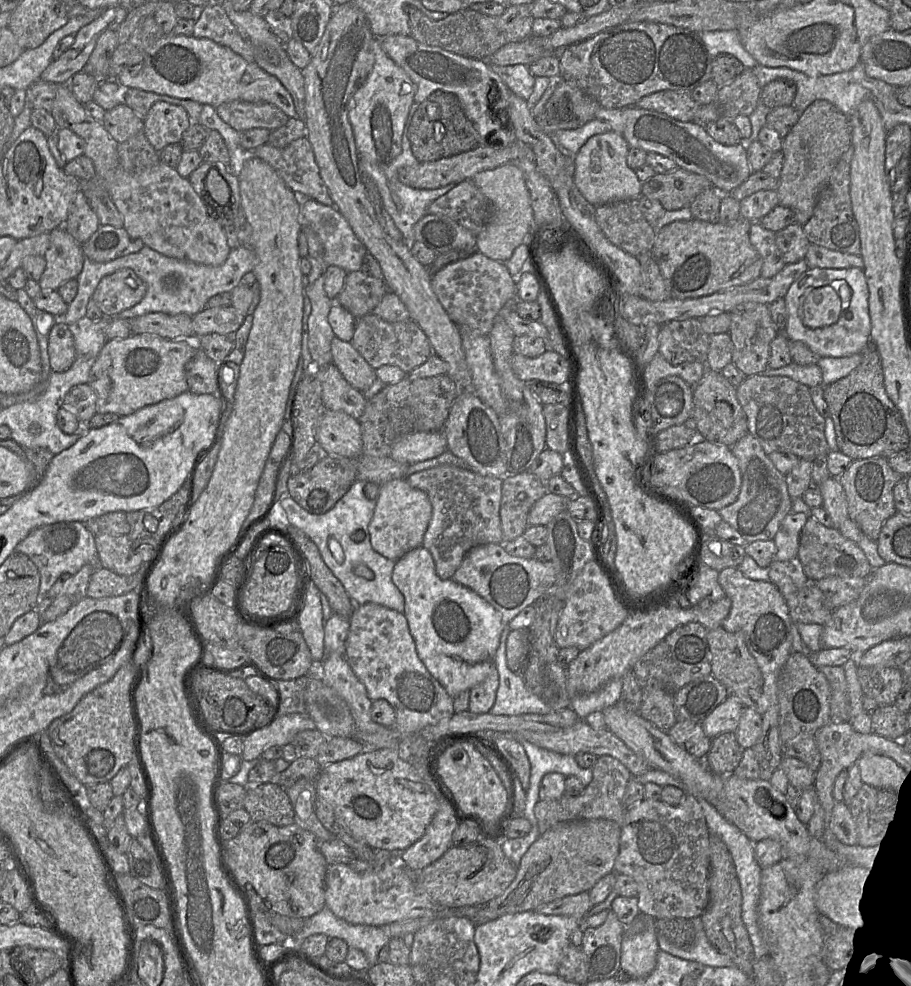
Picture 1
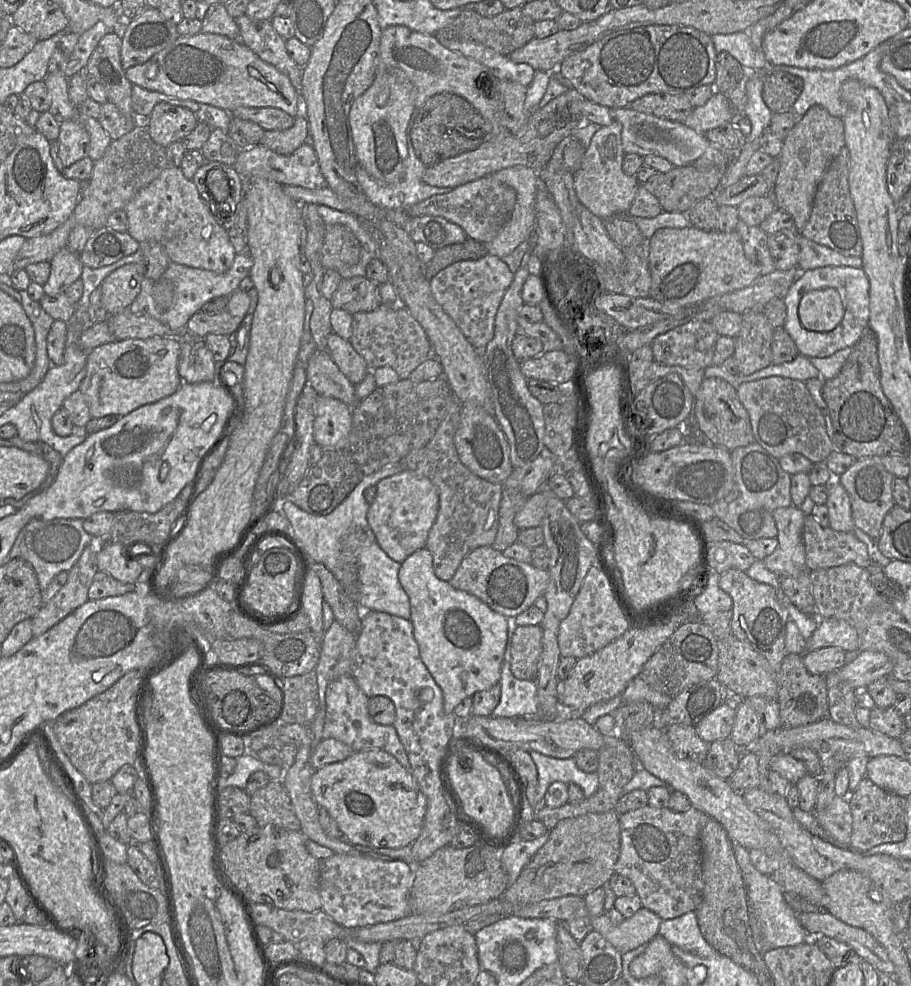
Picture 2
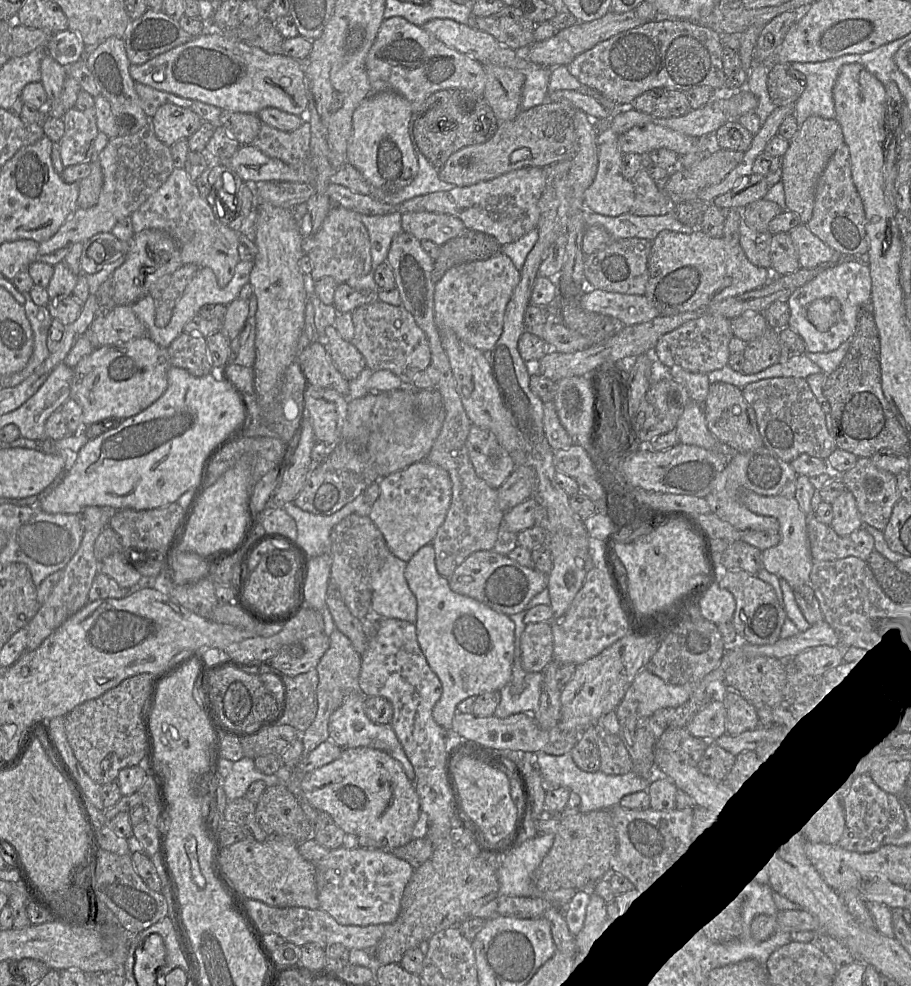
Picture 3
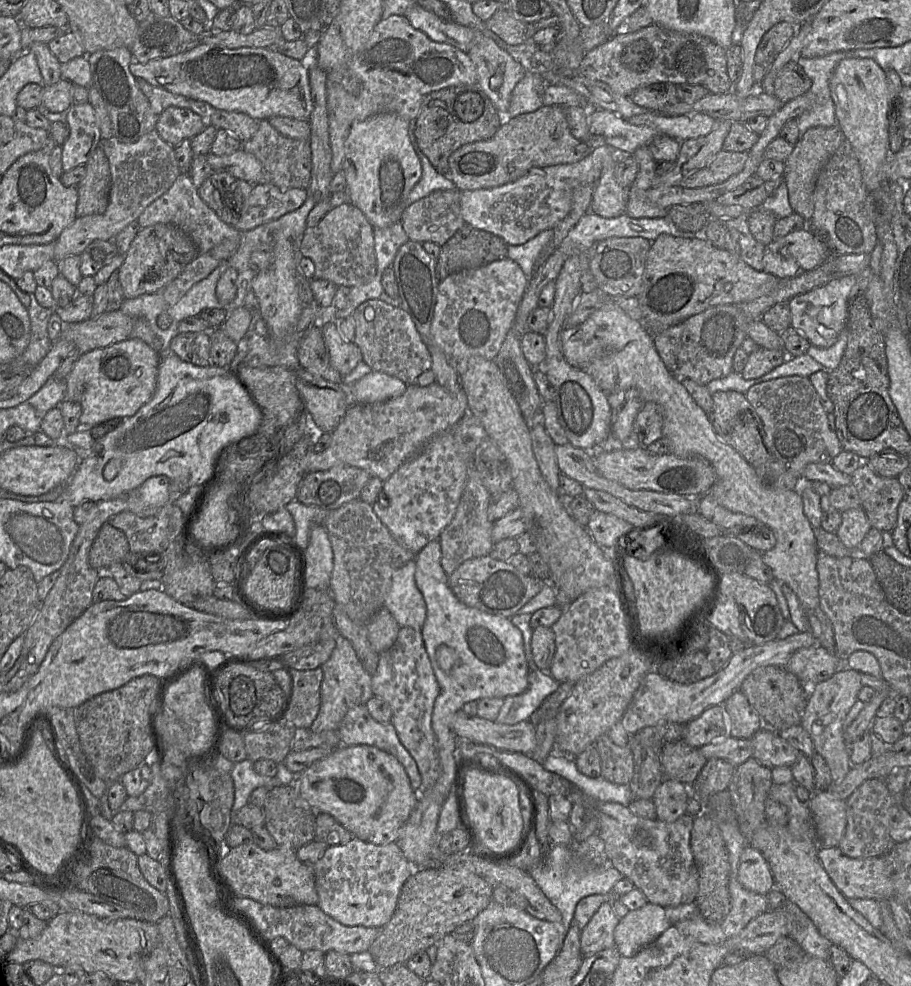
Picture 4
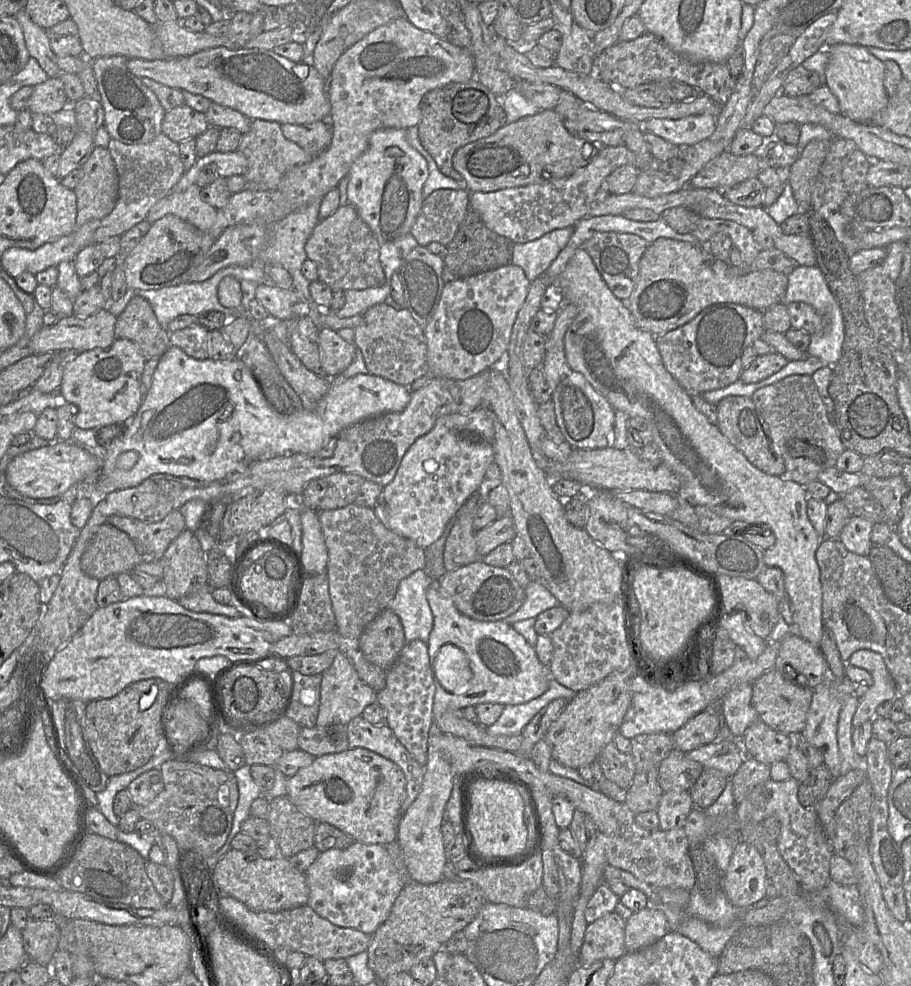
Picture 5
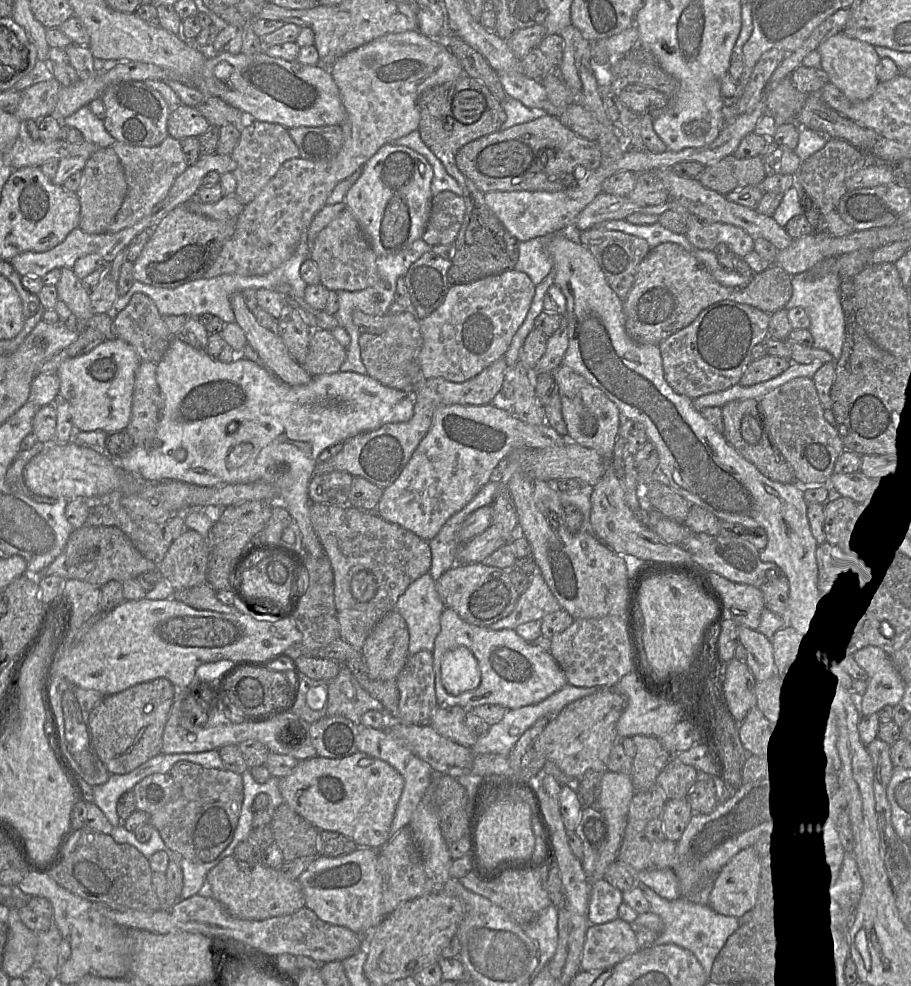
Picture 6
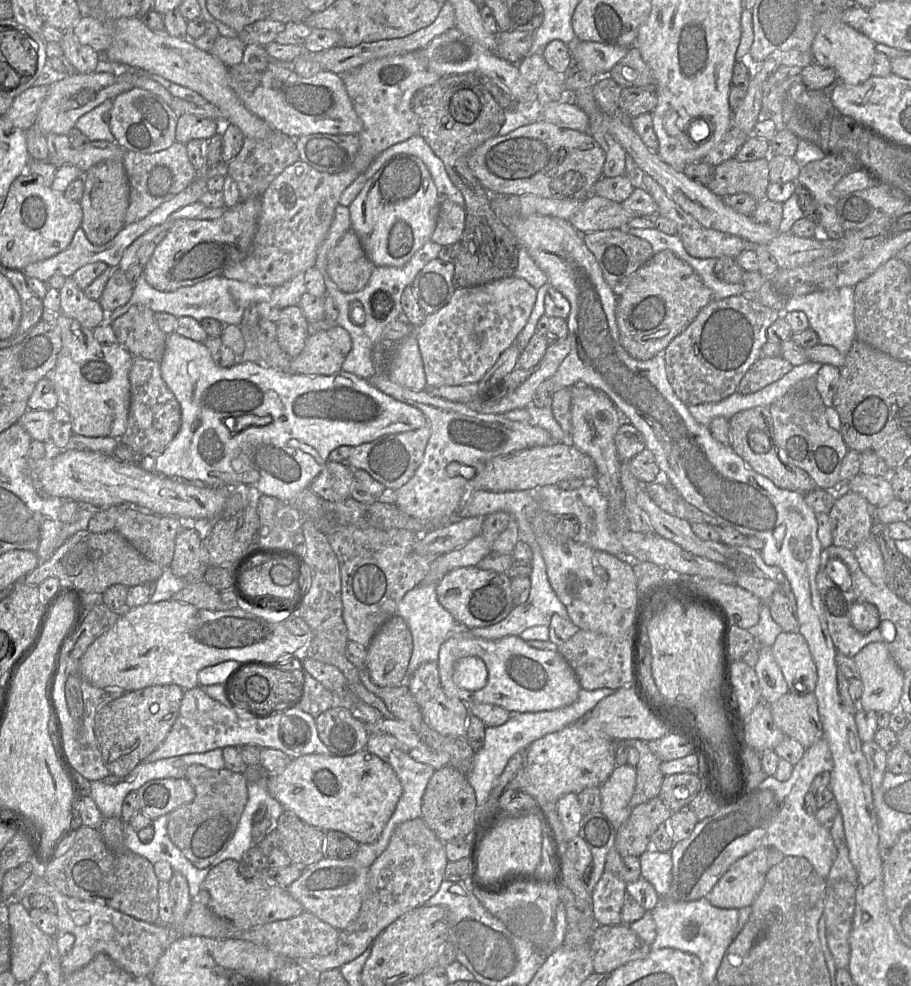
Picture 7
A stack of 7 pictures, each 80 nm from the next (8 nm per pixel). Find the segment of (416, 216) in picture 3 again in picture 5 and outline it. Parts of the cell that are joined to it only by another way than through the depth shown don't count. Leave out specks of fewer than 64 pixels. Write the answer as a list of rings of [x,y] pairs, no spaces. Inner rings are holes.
[[[437,189],[424,197],[410,234],[418,244],[439,242],[447,246],[454,238],[469,209],[467,189]]]

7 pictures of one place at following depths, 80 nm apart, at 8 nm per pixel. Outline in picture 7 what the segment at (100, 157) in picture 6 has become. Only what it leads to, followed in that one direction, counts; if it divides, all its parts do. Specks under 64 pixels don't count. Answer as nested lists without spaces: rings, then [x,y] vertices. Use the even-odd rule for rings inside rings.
[[[105,161],[83,174],[84,191],[79,203],[82,208],[82,228],[89,241],[97,246],[111,241],[124,227],[129,206],[129,181],[121,161]]]

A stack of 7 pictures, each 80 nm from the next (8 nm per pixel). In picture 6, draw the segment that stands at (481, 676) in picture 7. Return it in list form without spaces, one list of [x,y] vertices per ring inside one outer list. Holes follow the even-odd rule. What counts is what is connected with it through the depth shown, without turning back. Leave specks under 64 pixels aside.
[[[465,647],[447,651],[441,661],[441,680],[451,695],[475,690],[481,683],[476,657]]]

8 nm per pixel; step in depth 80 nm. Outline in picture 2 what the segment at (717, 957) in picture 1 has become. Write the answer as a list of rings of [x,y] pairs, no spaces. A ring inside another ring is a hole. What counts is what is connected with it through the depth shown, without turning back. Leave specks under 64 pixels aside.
[[[696,910],[673,919],[662,920],[658,934],[672,946],[699,957],[712,957],[719,954],[702,935]]]

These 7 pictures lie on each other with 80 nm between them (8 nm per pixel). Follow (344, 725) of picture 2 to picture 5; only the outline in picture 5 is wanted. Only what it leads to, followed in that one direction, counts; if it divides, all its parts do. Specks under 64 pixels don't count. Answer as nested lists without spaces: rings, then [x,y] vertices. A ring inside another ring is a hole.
[[[362,715],[347,724],[349,748],[366,748],[395,764],[406,778],[407,797],[402,805],[402,816],[419,795],[424,781],[425,767],[420,765],[411,753],[400,743],[394,731],[388,726],[375,726]]]

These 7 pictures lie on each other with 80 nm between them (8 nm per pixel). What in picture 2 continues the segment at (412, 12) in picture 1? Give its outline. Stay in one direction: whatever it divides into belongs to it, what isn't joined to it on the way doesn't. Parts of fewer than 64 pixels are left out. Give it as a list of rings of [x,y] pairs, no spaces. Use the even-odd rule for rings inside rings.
[[[521,7],[505,9],[502,13],[491,17],[484,17],[474,10],[461,9],[460,15],[445,28],[450,28],[459,39],[473,40],[502,55],[509,55],[535,37],[534,23],[535,21],[527,16]]]

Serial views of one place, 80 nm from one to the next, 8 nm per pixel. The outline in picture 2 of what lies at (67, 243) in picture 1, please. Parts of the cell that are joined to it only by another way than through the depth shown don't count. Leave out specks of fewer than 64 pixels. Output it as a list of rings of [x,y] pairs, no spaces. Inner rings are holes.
[[[68,247],[61,249],[51,259],[50,265],[49,279],[43,285],[47,295],[65,293],[66,289],[81,277],[84,268],[80,255],[72,252]]]

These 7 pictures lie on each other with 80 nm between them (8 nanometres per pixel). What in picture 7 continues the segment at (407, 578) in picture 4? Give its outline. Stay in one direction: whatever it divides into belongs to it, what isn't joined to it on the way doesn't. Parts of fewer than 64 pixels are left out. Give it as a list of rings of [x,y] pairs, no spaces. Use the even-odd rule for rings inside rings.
[[[418,584],[408,591],[396,608],[395,615],[402,617],[412,635],[412,655],[406,671],[406,680],[426,662],[437,662],[439,650],[445,640],[456,630],[456,621],[439,603],[436,595],[436,584]]]

